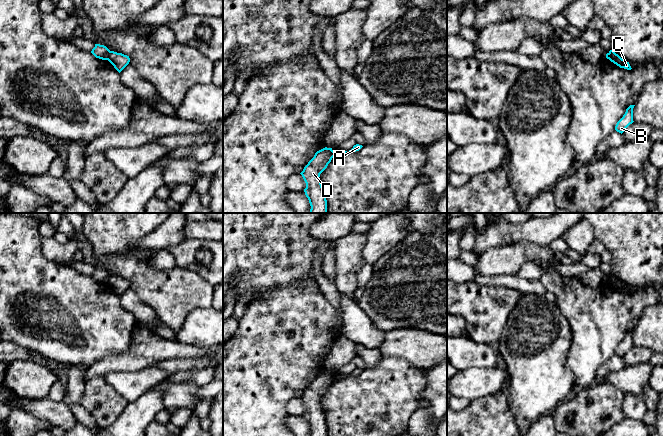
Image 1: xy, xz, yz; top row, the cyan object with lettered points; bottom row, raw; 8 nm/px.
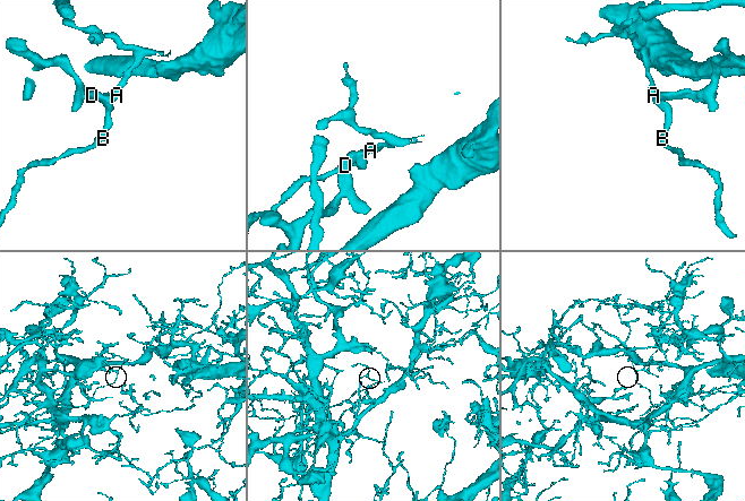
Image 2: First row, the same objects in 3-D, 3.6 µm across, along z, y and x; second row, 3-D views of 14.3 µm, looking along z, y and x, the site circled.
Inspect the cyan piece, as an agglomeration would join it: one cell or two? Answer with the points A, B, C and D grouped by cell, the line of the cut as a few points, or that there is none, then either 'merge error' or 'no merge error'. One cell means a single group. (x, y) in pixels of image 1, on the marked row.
A B C / D; cut in xy along (110, 51), (106, 59); merge error

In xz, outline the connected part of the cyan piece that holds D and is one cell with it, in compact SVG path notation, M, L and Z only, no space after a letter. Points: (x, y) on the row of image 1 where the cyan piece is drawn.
M325 147L315 153L300 173L306 183L304 192L311 206L309 213L327 213L326 194L319 177L333 157L332 148Z

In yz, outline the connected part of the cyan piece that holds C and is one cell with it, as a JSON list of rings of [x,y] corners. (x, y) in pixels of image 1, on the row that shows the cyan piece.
[[[609,52],[606,54],[606,58],[609,59],[611,62],[619,66],[620,68],[624,68],[627,70],[631,70],[631,66],[629,62],[622,59],[619,55],[616,55],[614,52]]]

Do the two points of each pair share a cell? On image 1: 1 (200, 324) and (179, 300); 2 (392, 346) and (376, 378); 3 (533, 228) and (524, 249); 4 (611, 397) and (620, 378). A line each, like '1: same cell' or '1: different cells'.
1: different cells
2: different cells
3: different cells
4: different cells

